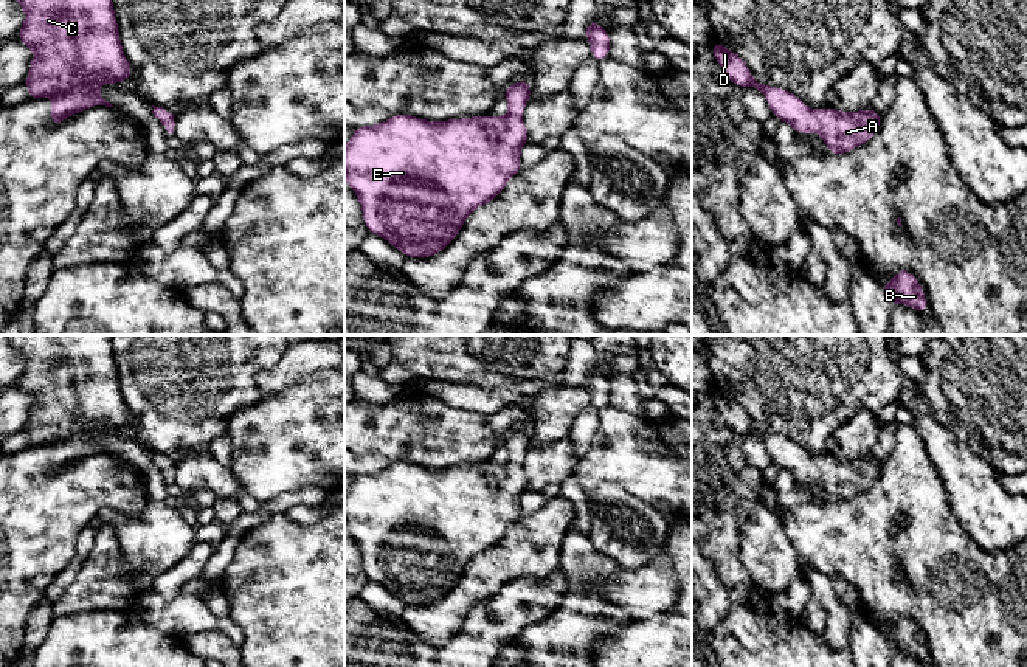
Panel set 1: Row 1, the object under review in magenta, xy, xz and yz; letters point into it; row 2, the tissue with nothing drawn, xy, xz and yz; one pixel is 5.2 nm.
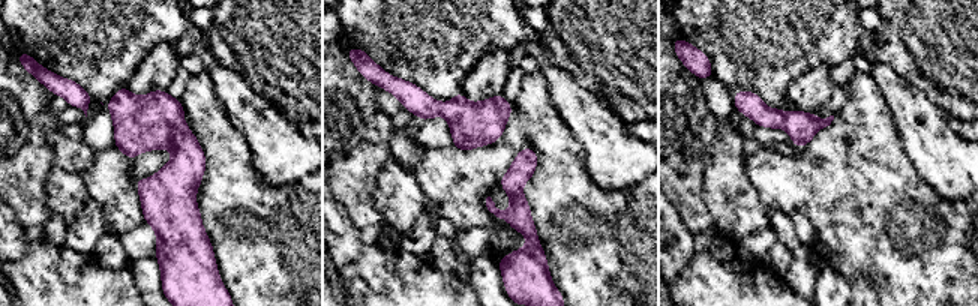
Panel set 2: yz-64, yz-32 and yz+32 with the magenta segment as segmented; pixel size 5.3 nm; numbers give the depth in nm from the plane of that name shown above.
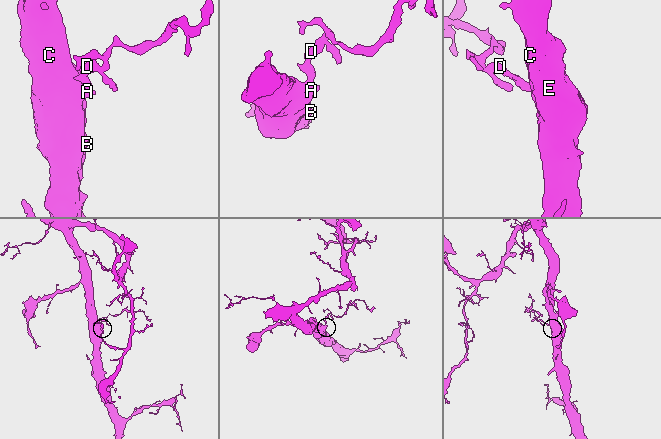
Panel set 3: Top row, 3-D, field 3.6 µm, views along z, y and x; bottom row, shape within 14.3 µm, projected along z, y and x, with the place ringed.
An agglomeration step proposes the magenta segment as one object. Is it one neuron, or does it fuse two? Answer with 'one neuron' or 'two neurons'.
one neuron

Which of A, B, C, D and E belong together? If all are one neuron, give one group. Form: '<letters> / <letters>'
A B C D E

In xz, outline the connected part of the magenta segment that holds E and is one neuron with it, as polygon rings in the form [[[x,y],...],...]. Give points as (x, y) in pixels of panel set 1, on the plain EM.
[[[527,425],[503,437],[510,461],[506,464],[470,464],[462,467],[427,468],[408,461],[397,461],[375,473],[355,475],[344,493],[344,526],[357,541],[363,569],[408,605],[430,605],[441,600],[462,577],[467,563],[498,544],[506,530],[521,517],[520,499],[527,492],[529,478],[523,458],[531,447]]]

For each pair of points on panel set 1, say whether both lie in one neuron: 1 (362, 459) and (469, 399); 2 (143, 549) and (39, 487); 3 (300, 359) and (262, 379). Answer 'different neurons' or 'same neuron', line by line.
1: different neurons
2: different neurons
3: same neuron

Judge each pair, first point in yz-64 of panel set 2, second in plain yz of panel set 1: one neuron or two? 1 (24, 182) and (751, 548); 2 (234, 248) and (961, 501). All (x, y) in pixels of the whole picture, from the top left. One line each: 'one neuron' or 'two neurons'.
1: two neurons
2: two neurons

